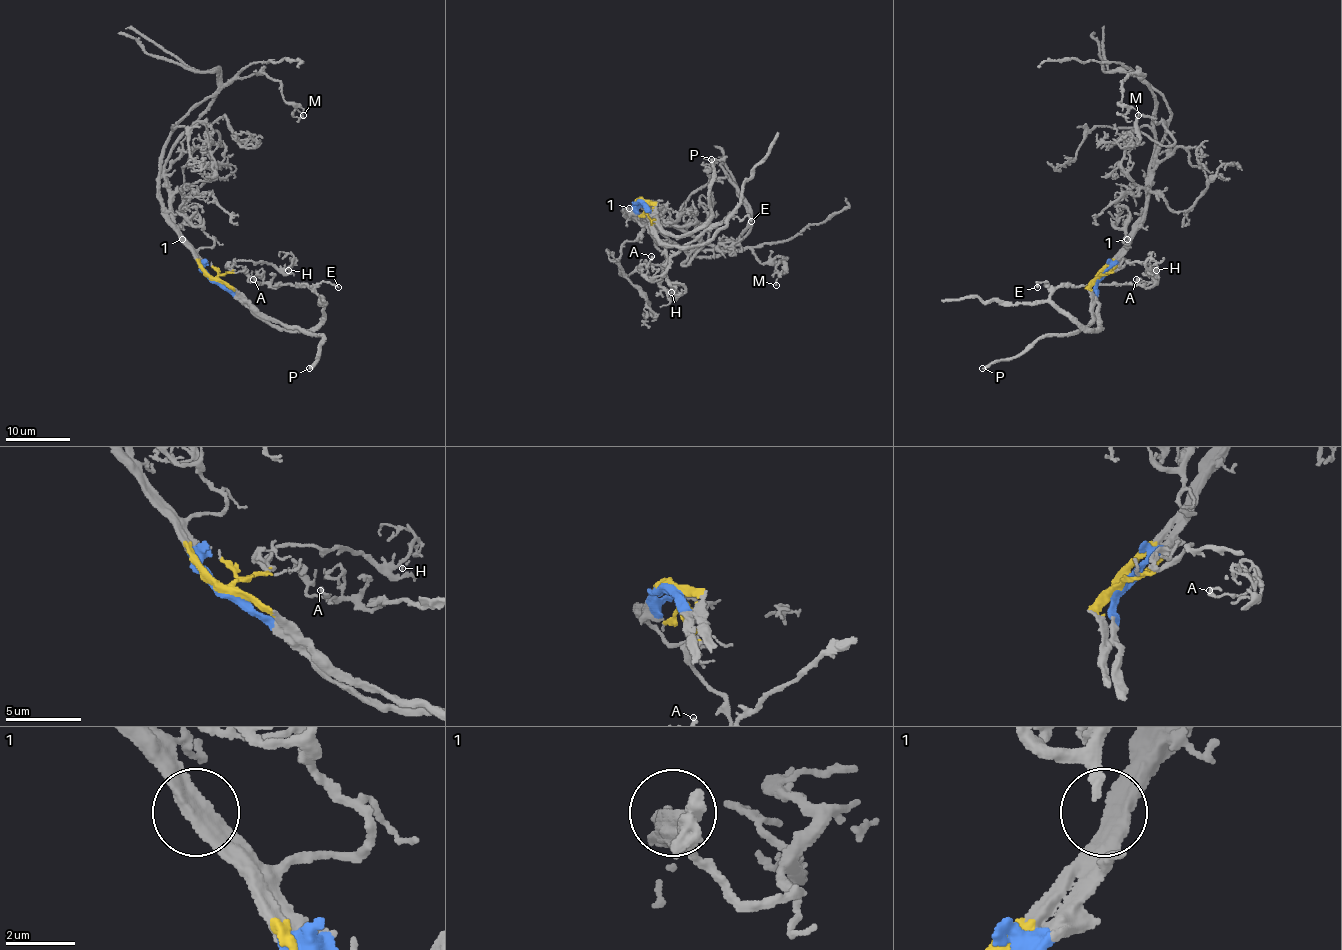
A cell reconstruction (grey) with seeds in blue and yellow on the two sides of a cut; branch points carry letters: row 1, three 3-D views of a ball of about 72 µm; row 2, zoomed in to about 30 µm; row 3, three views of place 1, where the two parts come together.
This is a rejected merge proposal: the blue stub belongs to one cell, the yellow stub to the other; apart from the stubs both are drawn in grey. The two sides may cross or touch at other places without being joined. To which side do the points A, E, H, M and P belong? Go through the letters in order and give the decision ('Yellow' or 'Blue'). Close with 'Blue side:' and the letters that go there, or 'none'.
A: Blue
E: Blue
H: Yellow
M: Yellow
P: Yellow
Blue side: A, E

